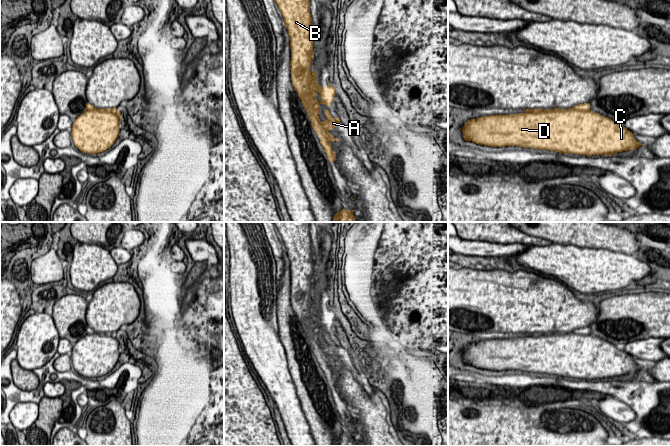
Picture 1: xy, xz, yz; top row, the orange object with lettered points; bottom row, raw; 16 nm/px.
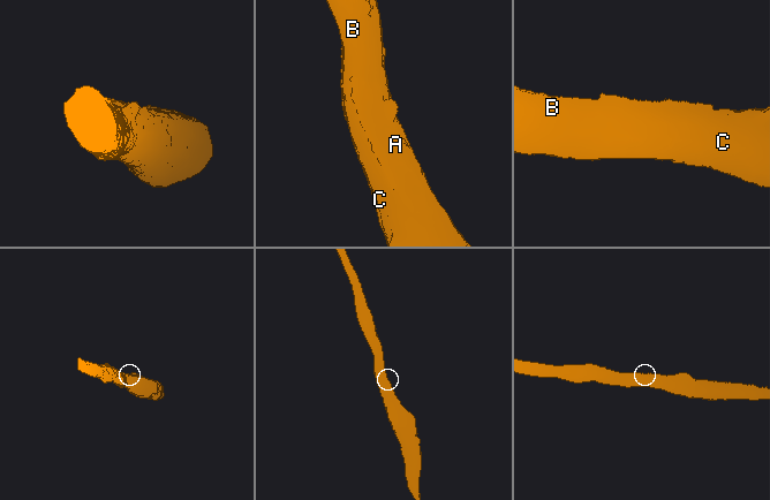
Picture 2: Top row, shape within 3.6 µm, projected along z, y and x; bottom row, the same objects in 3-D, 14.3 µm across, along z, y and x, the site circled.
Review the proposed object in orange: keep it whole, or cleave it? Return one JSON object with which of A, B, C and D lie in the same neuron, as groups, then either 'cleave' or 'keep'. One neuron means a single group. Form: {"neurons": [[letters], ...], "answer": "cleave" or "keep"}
{"neurons": [["A", "B", "C", "D"]], "answer": "keep"}

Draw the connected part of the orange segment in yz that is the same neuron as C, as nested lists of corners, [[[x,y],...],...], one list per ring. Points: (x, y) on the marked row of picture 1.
[[[584,103],[569,109],[524,109],[525,113],[470,119],[462,127],[463,138],[466,142],[484,146],[520,146],[586,156],[611,156],[617,152],[634,151],[644,145],[633,137],[630,130],[589,108],[590,103]]]

